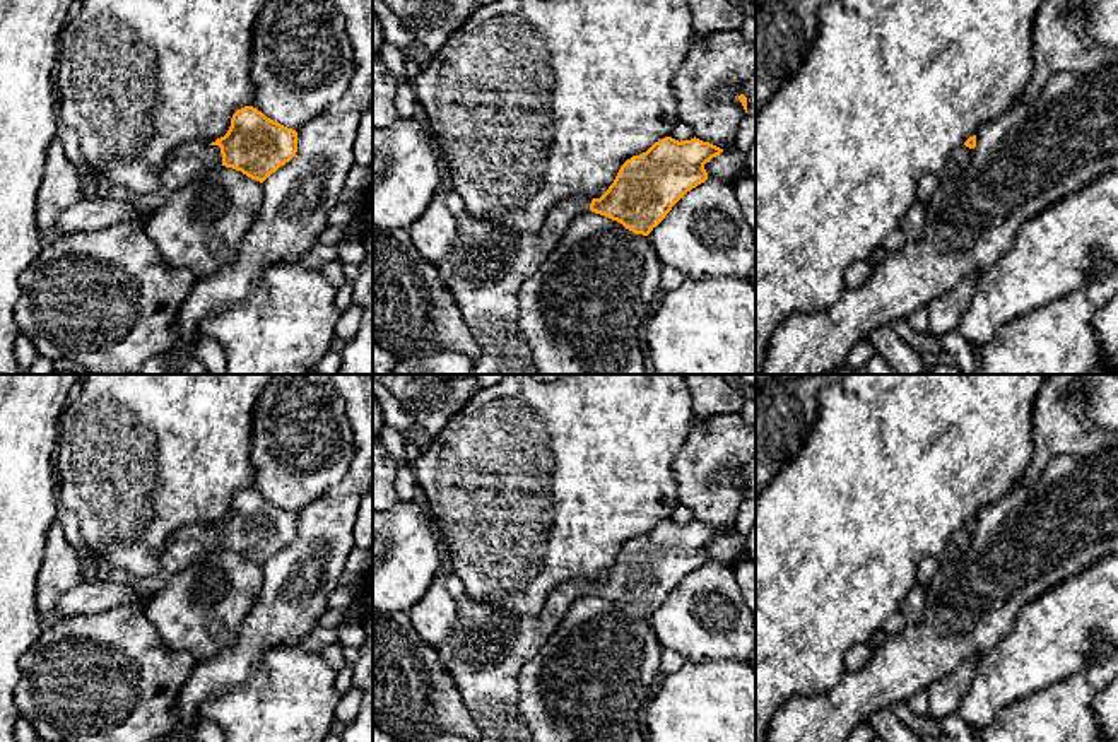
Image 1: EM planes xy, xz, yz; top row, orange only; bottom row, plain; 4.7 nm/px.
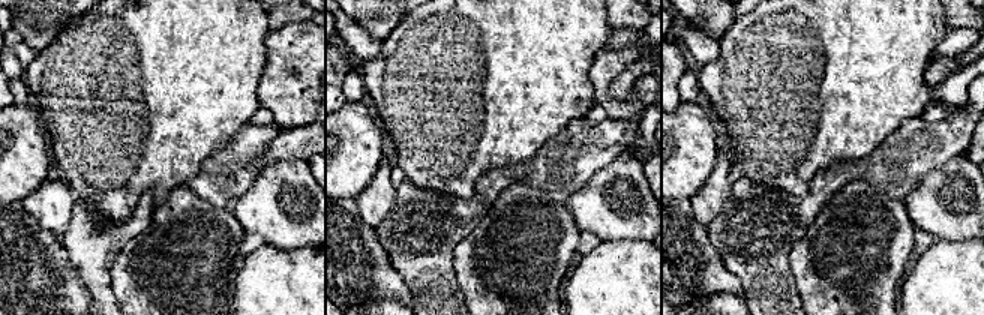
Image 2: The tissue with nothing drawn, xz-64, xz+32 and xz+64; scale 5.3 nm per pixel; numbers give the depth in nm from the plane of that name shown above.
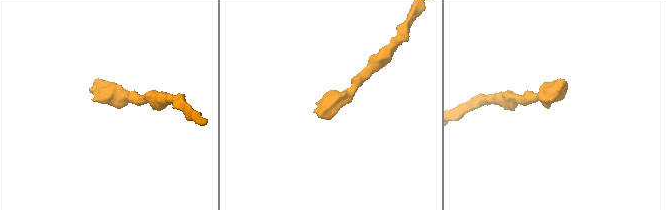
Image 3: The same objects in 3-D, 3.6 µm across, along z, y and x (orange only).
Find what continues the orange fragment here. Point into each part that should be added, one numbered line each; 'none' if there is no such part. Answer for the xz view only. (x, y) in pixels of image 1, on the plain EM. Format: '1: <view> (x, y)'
1: xz (488, 647)

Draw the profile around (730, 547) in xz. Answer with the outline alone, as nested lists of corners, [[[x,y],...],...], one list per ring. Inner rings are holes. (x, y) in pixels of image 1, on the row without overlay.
[[[733,532],[723,533],[704,547],[708,561],[733,566],[747,556],[747,535],[737,535]]]

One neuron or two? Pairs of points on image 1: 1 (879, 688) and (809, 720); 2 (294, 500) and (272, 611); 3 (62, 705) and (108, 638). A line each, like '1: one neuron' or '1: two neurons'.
1: one neuron
2: two neurons
3: one neuron

